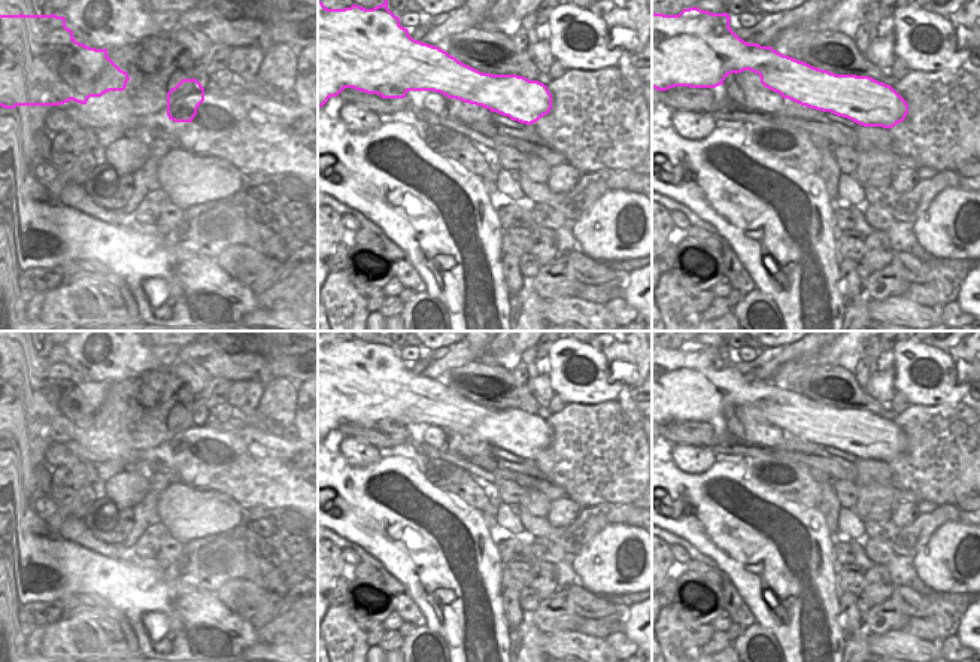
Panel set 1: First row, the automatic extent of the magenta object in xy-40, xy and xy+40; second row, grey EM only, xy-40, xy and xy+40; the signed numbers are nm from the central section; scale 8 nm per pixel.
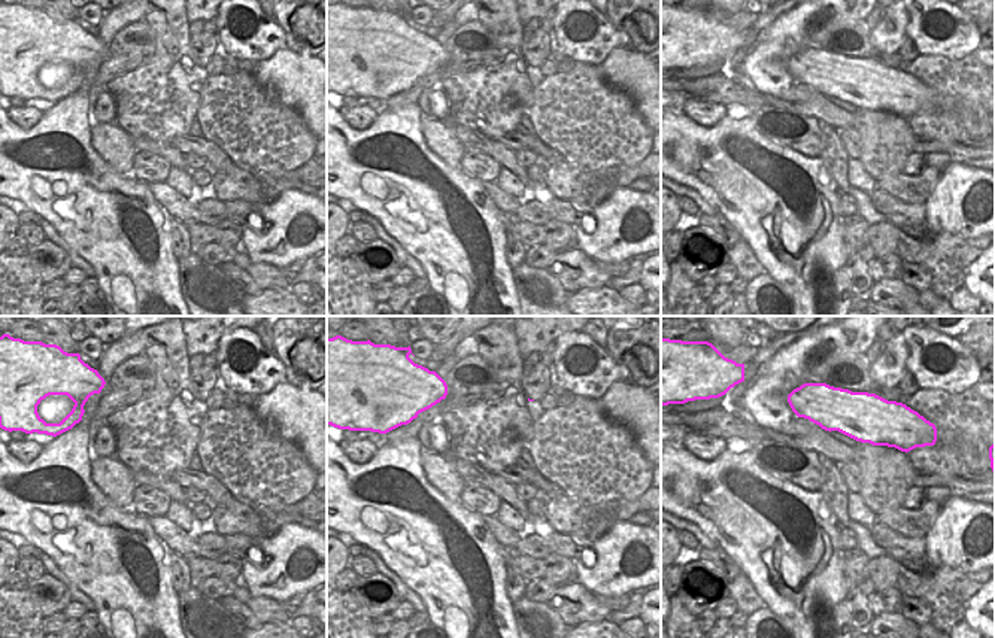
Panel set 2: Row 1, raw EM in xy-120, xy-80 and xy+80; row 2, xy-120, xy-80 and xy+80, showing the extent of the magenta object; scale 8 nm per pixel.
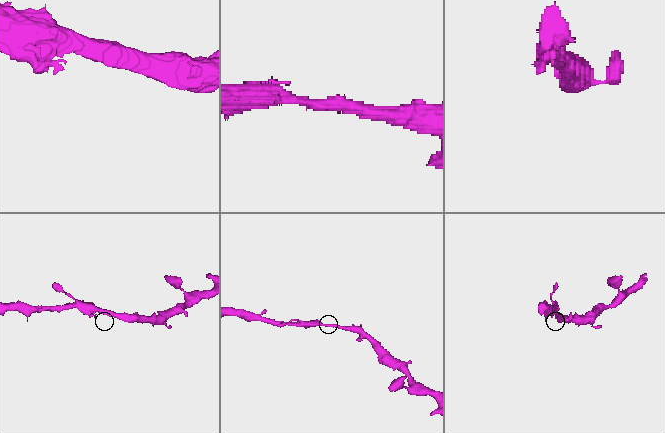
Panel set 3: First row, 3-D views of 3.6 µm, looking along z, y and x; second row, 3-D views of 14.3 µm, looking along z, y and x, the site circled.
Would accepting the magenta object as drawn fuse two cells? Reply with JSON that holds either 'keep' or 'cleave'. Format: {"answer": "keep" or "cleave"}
{"answer": "keep"}

